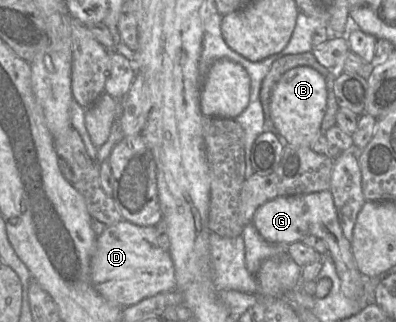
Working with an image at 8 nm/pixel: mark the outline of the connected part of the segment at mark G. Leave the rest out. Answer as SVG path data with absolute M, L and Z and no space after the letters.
M329 191L277 197L255 211L252 223L260 235L273 244L287 246L301 242L307 236L322 239L327 245L328 253L321 257L329 256L333 260L340 279L341 292L349 299L359 295L364 276L355 263L351 242L343 234L333 197Z

